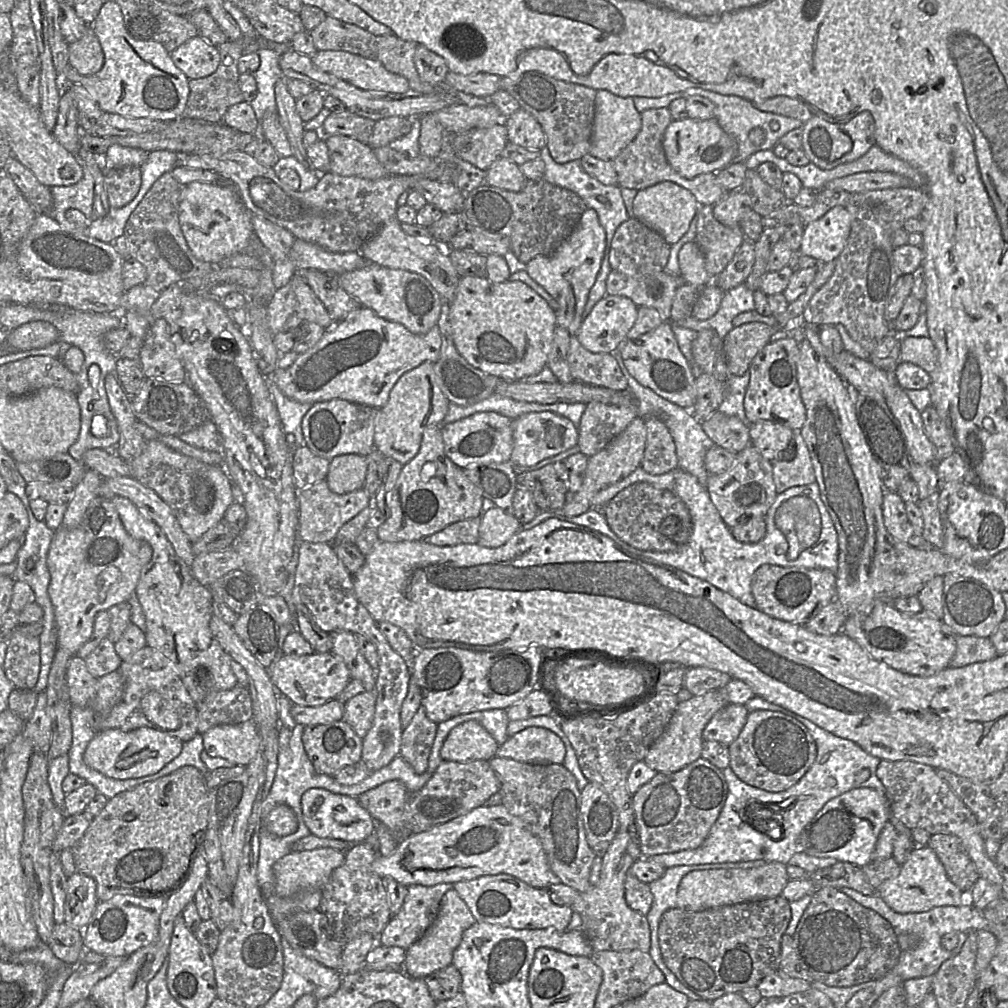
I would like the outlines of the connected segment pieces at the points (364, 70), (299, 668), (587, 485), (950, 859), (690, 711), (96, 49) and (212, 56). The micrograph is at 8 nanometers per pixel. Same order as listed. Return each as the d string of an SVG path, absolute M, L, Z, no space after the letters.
M342 50L317 51L311 56L315 66L320 70L333 74L363 90L378 90L392 93L404 93L410 89L408 81L388 71L381 62Z
M314 652L310 655L284 654L267 668L278 692L286 696L292 704L300 706L320 706L337 698L351 679L347 665L331 652Z
M636 417L626 429L595 455L589 457L582 485L571 501L559 510L566 516L580 516L592 508L593 497L602 489L620 481L637 469L646 448L647 431L645 419Z
M935 834L931 835L927 846L936 852L945 868L947 876L960 890L969 891L973 887L980 875L960 838L951 834Z
M723 689L710 690L680 701L662 735L650 747L643 761L658 773L673 773L701 757L704 743L703 730L711 718L728 703Z
M89 25L83 37L69 45L68 65L82 76L97 73L104 64L104 54Z
M203 37L189 39L170 53L174 65L189 80L205 78L213 74L220 63L218 47Z

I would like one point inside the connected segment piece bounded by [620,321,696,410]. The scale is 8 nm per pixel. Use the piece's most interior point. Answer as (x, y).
(654, 359)

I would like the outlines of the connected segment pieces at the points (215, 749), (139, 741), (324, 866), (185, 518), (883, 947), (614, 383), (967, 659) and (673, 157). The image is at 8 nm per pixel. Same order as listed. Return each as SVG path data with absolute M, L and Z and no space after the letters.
M253 720L214 726L202 738L209 756L222 757L233 765L246 766L261 750L261 735Z
M141 727L134 730L110 728L98 732L87 745L83 759L91 768L119 780L155 774L182 751L183 741L165 732Z
M318 848L291 852L280 858L273 865L276 894L281 897L289 897L304 890L322 890L332 872L344 863L345 854L333 848Z
M159 440L147 441L142 453L127 462L131 476L155 491L171 508L192 543L221 521L238 496L224 465L209 465L169 448Z
M835 888L812 891L812 899L792 936L803 967L815 981L832 987L850 987L883 978L898 963L902 952L898 936L891 924L880 914L866 908Z
M570 335L567 361L575 381L613 390L628 388L627 379L615 356L612 353L588 351L579 342L577 335Z
M957 636L956 651L949 667L960 668L998 656L989 637Z
M686 117L672 121L665 130L662 144L668 163L677 173L688 179L723 170L734 162L738 150L737 141L720 127L714 117L708 120Z

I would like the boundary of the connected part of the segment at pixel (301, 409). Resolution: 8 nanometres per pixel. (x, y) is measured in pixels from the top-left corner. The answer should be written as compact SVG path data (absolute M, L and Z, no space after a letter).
M275 374L267 377L268 386L272 399L280 417L282 428L285 434L293 434L295 436L295 445L299 449L303 445L303 433L301 422L304 415L312 407L311 403L302 403L286 396L275 383Z

